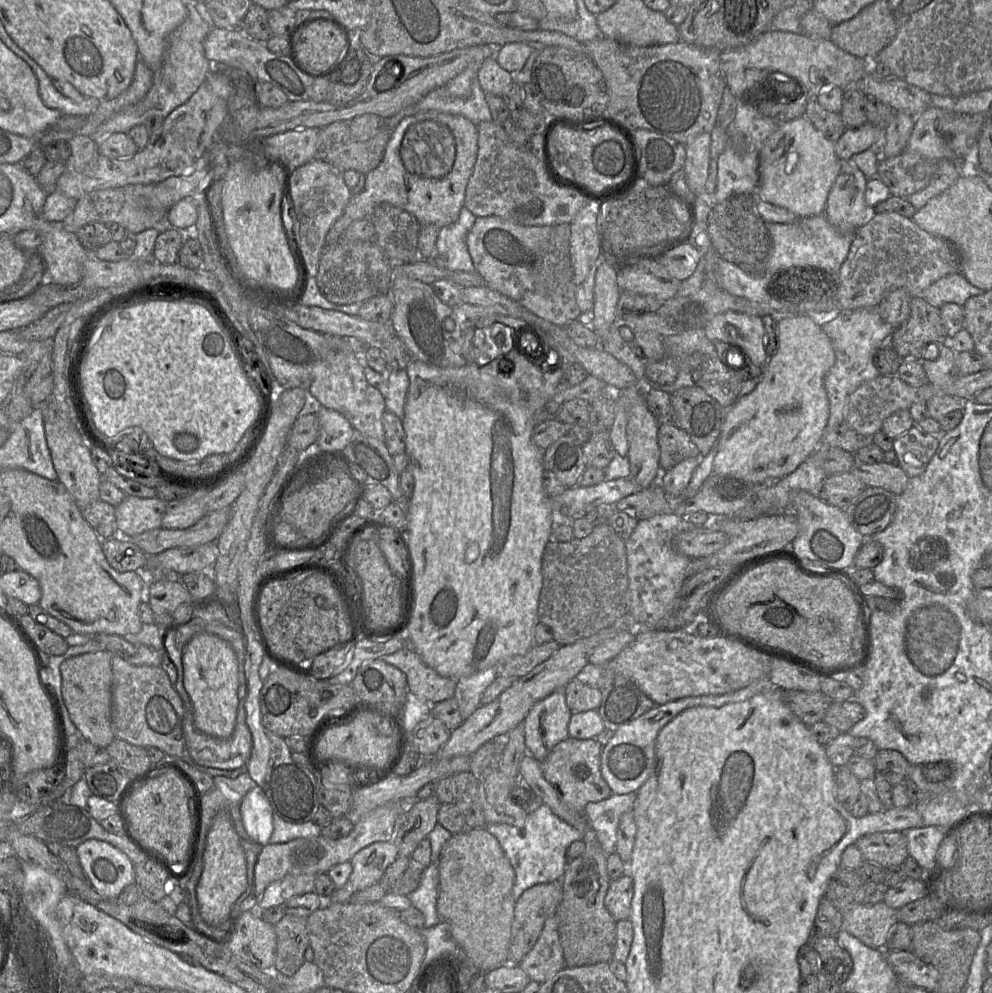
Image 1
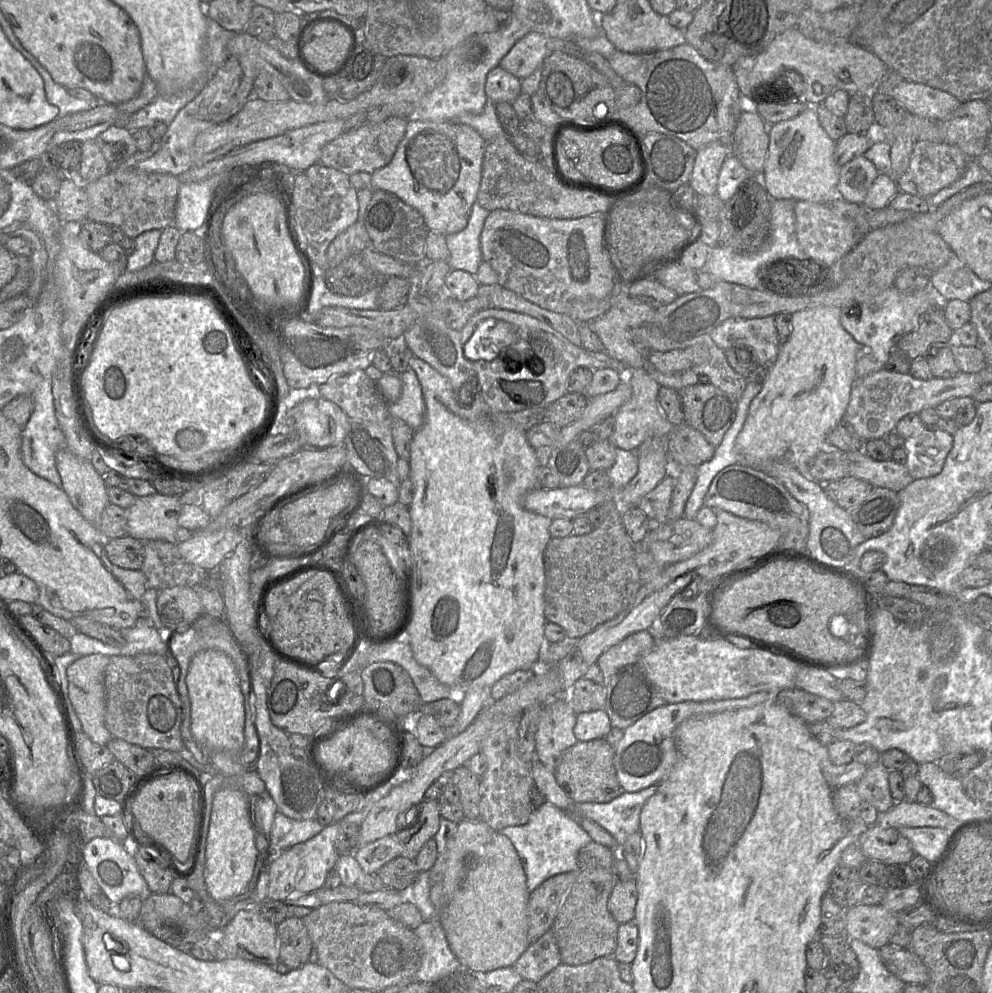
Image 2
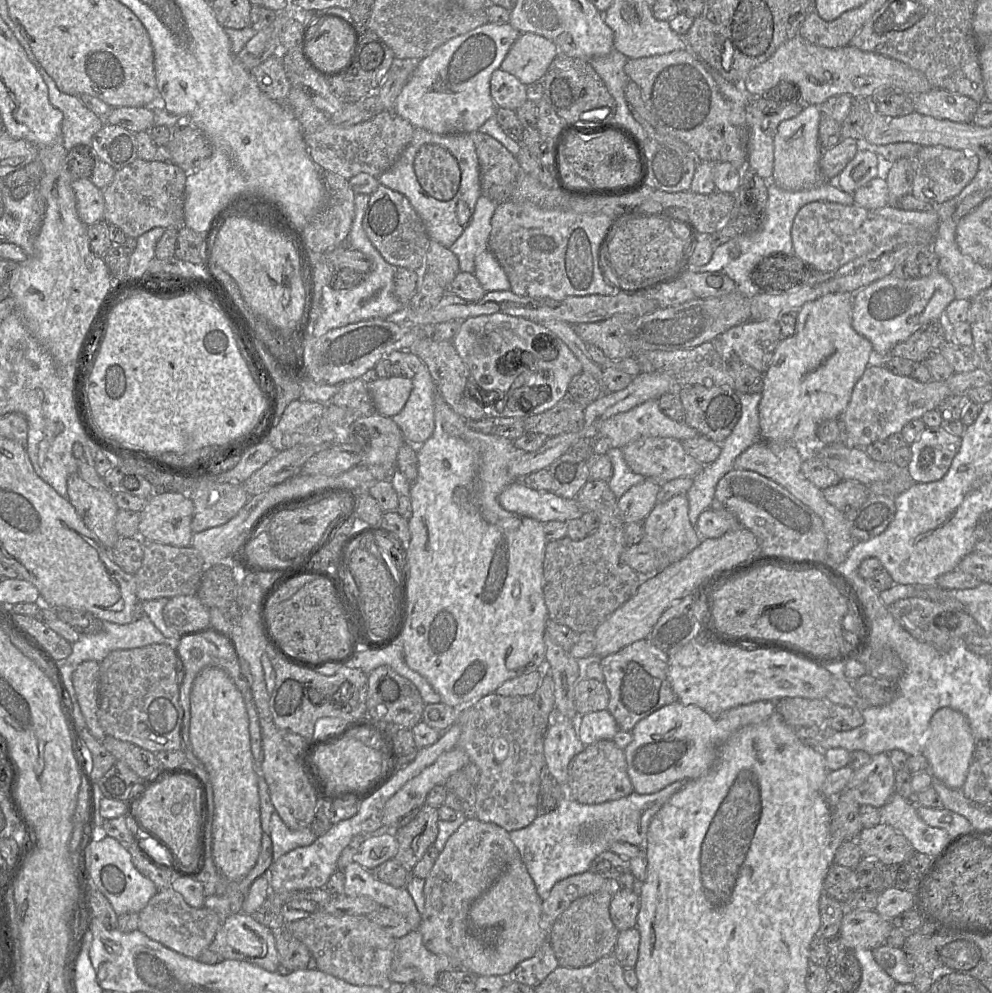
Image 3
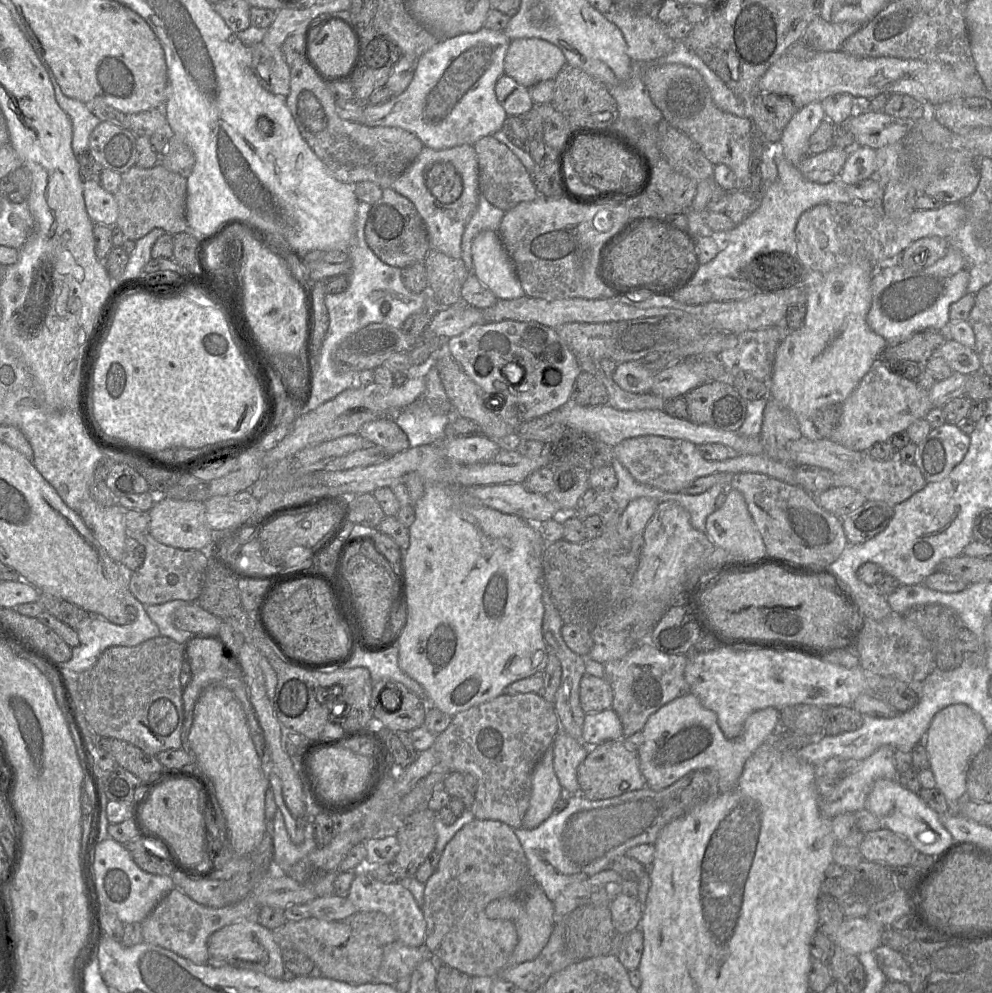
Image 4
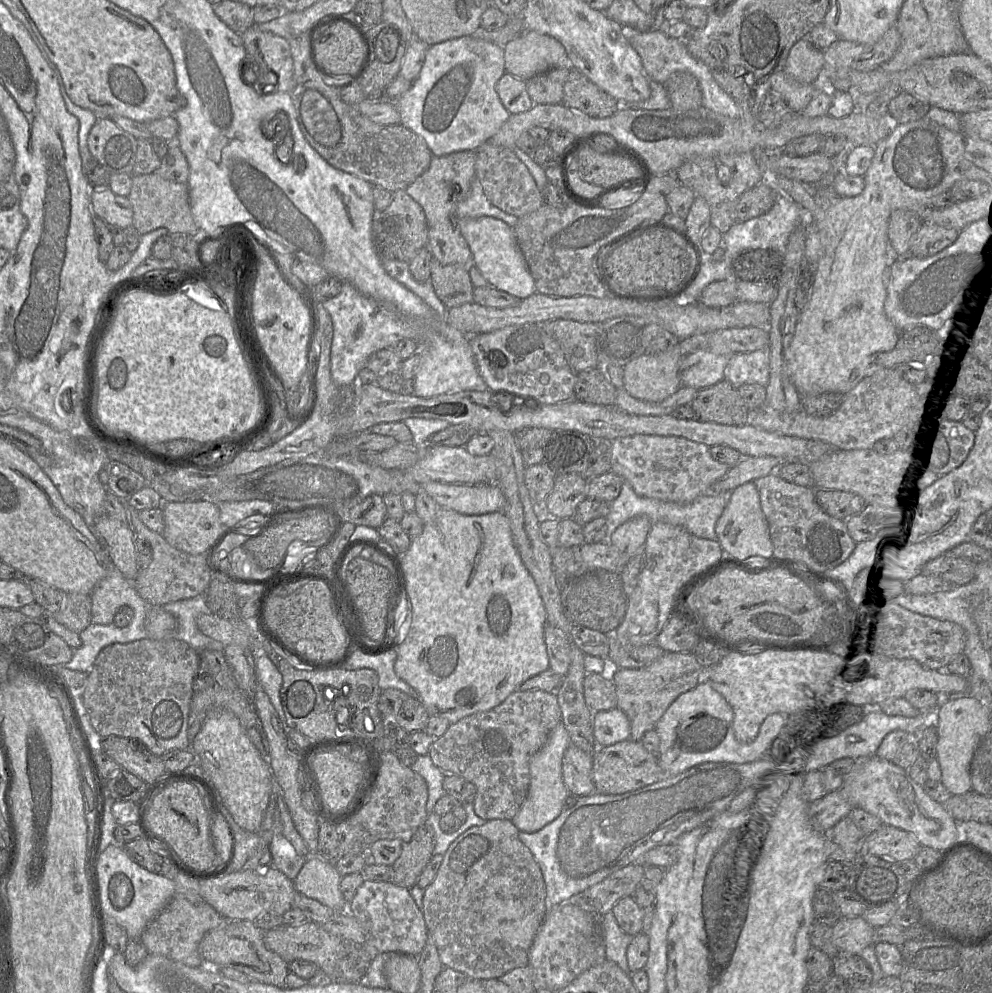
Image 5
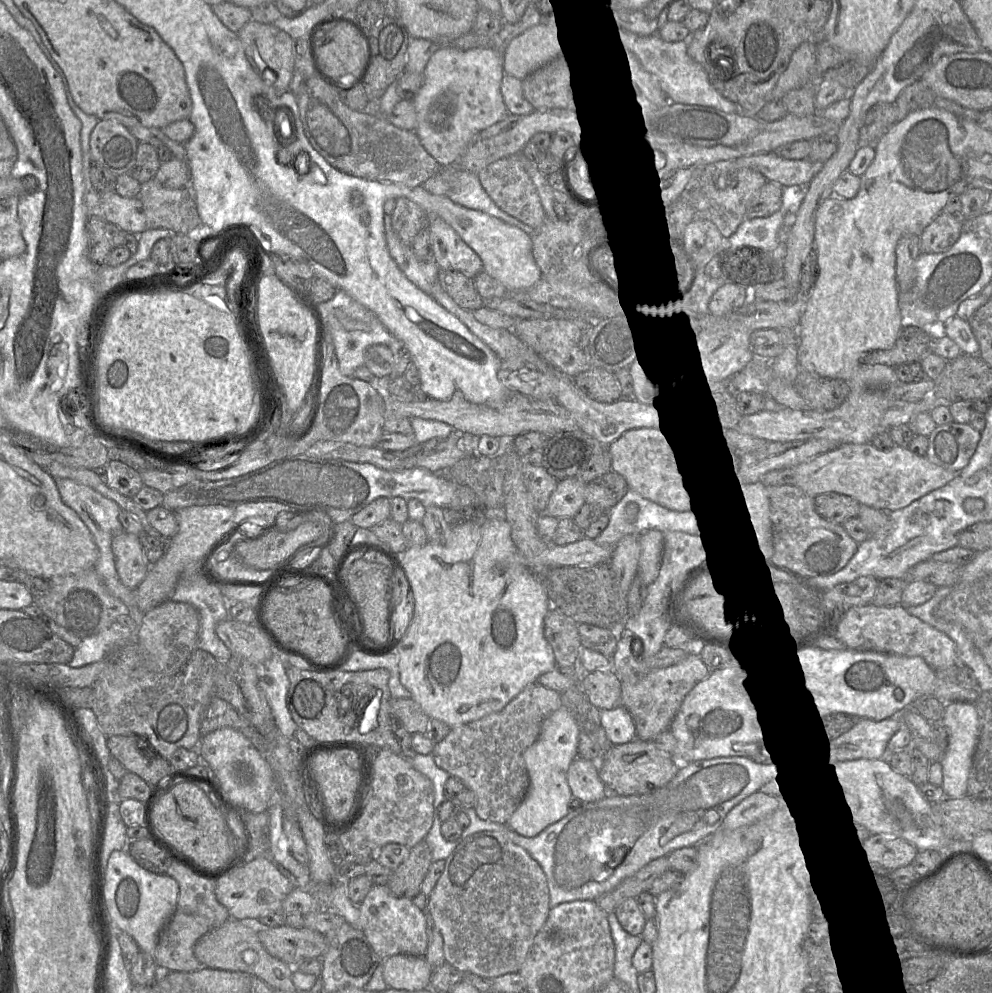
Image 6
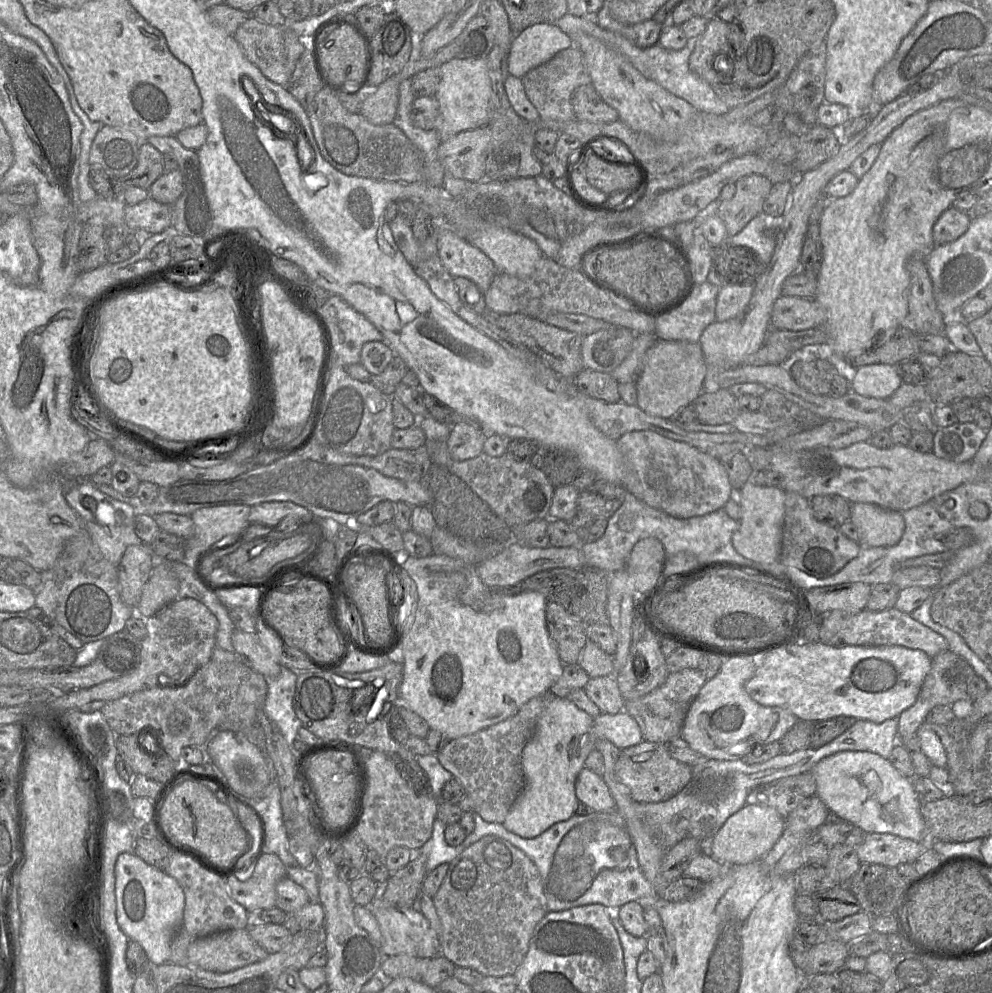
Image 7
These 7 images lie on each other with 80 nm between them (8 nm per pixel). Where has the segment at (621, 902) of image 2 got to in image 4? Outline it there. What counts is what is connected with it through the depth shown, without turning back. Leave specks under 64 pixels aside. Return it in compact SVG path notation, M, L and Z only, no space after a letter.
M618 894L610 903L612 923L617 932L625 935L639 927L643 904L638 897Z

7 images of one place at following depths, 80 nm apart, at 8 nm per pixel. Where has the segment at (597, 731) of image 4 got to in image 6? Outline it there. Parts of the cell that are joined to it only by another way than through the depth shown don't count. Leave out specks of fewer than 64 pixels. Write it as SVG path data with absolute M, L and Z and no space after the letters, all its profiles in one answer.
M622 706L600 711L600 722L612 746L632 742L636 739L634 721Z

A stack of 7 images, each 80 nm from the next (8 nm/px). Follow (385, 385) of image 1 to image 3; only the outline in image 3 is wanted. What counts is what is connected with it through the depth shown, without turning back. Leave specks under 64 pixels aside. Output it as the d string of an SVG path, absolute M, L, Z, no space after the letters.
M428 370L415 374L413 388L402 411L392 420L403 433L406 442L419 446L426 442L435 429L434 402L436 384Z

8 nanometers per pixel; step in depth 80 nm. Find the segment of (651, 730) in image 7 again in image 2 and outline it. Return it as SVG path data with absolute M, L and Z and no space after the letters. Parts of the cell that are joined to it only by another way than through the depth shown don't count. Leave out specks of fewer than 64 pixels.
M642 630L610 647L598 658L596 663L603 673L602 685L606 689L604 711L612 727L624 730L655 708L667 704L667 701L648 679L642 666L643 657L649 654L654 646L655 640L650 632Z

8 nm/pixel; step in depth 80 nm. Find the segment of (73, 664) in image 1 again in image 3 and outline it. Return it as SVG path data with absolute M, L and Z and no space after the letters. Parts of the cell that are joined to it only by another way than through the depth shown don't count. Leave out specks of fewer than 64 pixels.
M95 660L80 663L72 673L72 682L87 729L94 738L103 741L106 734L98 721L99 667L100 662Z

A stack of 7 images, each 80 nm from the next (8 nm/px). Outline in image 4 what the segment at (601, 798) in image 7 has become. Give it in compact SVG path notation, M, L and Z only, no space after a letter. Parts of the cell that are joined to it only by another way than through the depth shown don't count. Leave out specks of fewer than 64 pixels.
M559 731L553 740L552 749L554 771L563 791L565 791L565 793L575 793L577 790L579 790L577 770L579 765L588 755L590 749L589 746L587 746L587 744L580 744L568 734L564 733L563 731Z

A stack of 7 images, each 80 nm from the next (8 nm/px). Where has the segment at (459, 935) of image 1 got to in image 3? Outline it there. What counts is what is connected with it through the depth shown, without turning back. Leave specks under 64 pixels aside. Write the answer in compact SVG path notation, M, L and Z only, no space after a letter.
M522 859L512 860L490 888L475 900L468 914L468 924L471 930L481 930L491 926L498 927L501 930L500 941L496 946L485 946L474 936L468 936L459 949L461 967L477 976L508 977L520 962L531 958L548 938L548 932L540 925L542 901L543 899L537 893L535 883Z

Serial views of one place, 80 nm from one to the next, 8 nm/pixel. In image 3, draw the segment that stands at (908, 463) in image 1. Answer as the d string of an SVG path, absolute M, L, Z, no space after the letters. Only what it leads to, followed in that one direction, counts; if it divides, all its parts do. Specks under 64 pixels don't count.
M944 426L926 427L917 440L909 444L912 457L907 470L915 483L929 483L942 479L961 443L961 437L951 434Z

